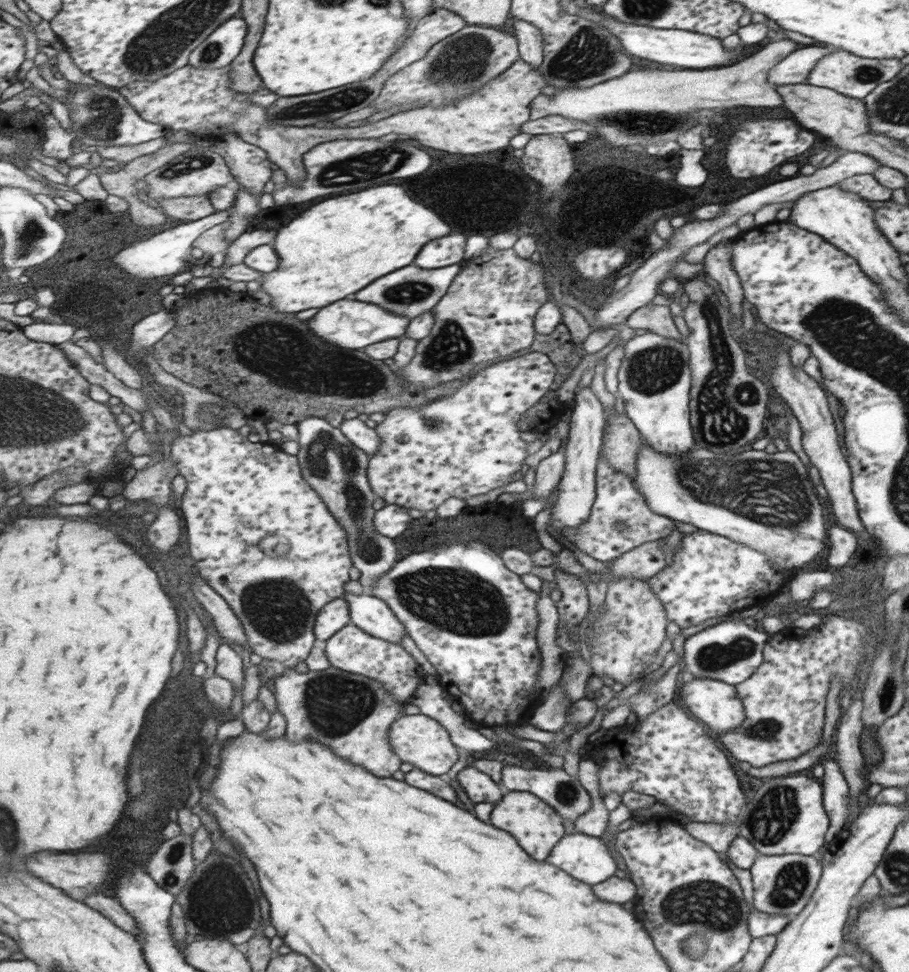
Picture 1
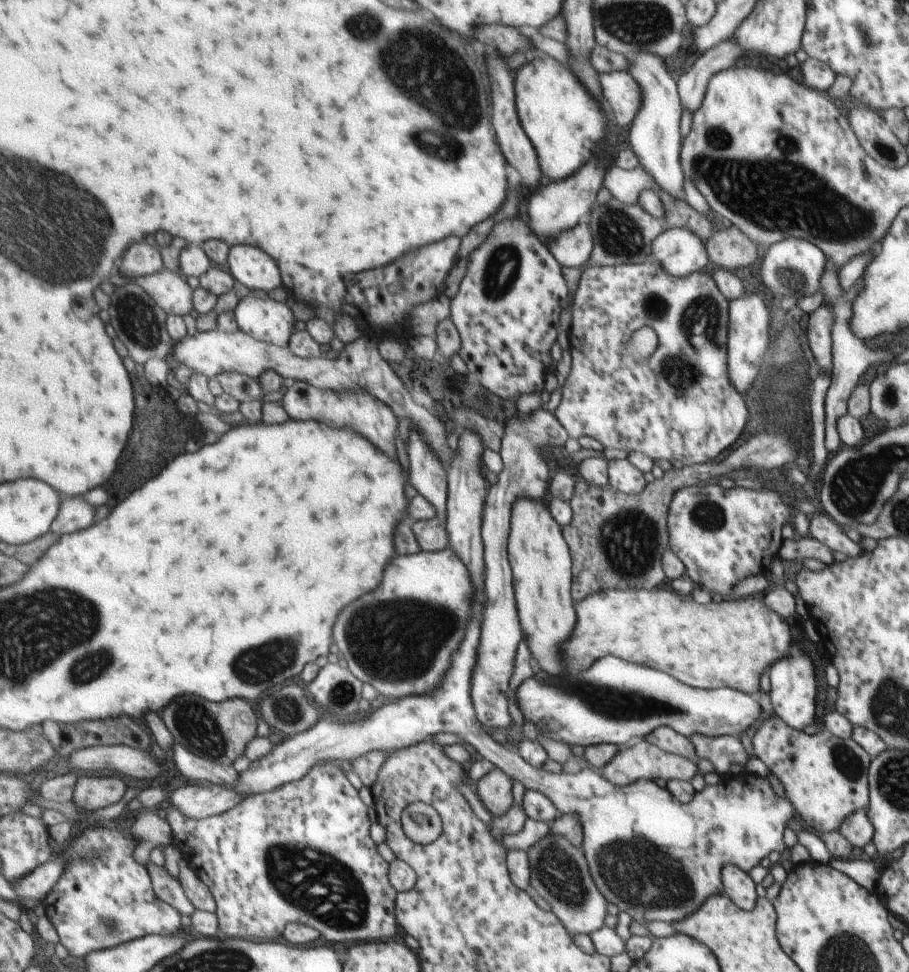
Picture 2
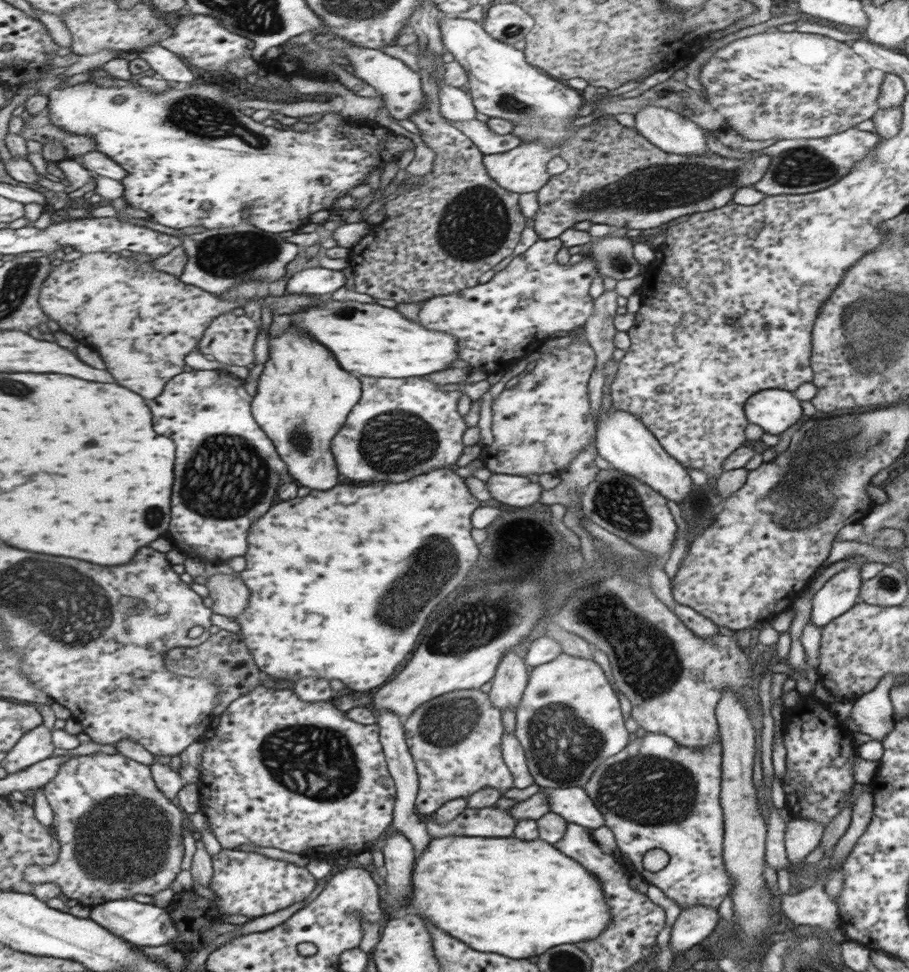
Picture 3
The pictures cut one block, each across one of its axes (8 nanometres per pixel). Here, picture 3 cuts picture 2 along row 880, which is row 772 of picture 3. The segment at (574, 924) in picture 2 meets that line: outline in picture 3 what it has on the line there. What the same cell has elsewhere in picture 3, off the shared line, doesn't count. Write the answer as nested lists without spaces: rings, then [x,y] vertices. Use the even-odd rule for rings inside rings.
[[[565,653],[553,660],[534,666],[528,672],[526,687],[514,708],[515,736],[518,738],[528,759],[528,767],[534,783],[541,789],[582,787],[593,771],[604,760],[625,749],[629,734],[623,728],[619,702],[603,676],[603,670],[593,660],[583,660]]]

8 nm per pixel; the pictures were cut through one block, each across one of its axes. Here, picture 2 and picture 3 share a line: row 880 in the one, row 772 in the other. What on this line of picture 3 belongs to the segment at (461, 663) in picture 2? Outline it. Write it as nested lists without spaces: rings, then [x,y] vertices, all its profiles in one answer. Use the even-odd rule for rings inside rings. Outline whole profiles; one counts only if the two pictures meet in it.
[[[646,732],[640,738],[629,741],[625,749],[604,760],[582,786],[597,811],[603,815],[603,826],[613,831],[619,855],[625,855],[634,866],[635,873],[645,879],[648,885],[661,890],[679,908],[696,904],[717,908],[734,886],[734,881],[729,880],[727,868],[723,863],[724,814],[720,802],[720,752],[721,747],[717,740],[702,748],[687,748],[679,746],[664,734]],[[652,848],[663,850],[669,857],[669,862],[659,872],[647,872],[641,865],[643,855]],[[687,864],[689,878],[691,868],[697,868],[699,876],[710,880],[698,884],[683,880],[687,878]]]

